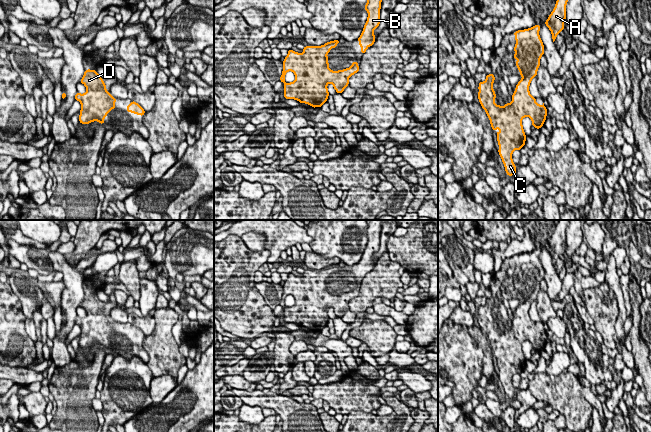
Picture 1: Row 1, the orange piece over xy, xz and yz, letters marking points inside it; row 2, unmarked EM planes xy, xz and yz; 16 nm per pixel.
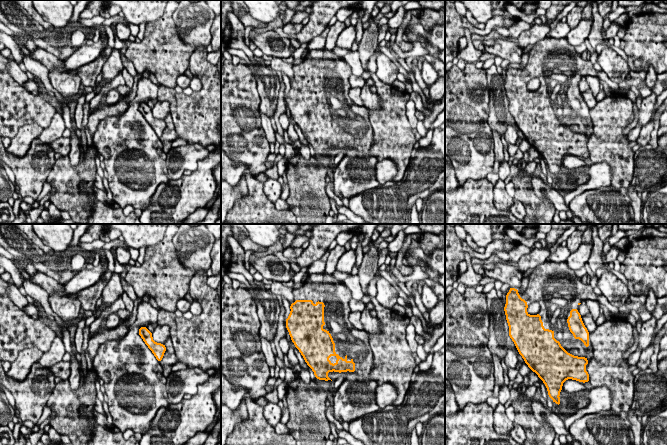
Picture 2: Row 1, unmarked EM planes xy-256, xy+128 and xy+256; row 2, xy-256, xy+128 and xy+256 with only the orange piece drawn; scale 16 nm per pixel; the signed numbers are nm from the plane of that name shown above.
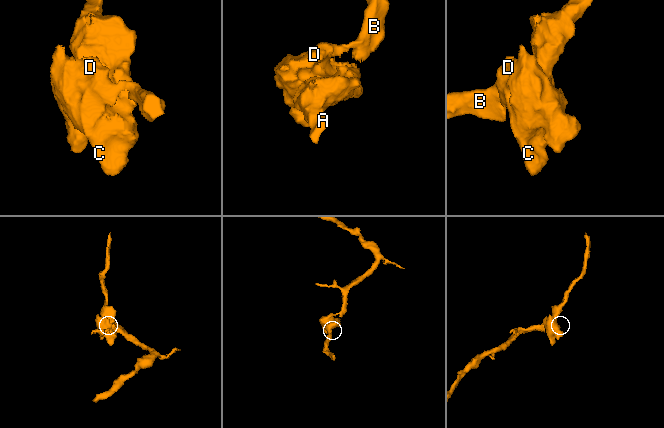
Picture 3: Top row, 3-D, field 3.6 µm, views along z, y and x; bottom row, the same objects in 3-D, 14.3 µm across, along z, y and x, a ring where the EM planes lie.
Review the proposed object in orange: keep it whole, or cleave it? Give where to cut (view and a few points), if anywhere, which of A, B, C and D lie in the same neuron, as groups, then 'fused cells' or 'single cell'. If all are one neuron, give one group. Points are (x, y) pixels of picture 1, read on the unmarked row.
cut none; groups A B C D; single cell

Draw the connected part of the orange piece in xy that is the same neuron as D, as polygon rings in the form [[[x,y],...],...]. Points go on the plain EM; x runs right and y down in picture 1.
[[[85,294],[80,307],[83,307],[87,313],[84,318],[76,317],[75,324],[81,327],[79,346],[89,348],[98,345],[104,348],[104,342],[113,333],[116,322],[112,321],[110,316],[106,315],[104,303],[95,294]]]

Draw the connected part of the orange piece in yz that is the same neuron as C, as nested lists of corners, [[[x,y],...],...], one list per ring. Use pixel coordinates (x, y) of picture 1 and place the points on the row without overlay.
[[[540,249],[514,256],[516,269],[513,282],[517,283],[517,294],[523,302],[518,306],[512,319],[512,326],[504,330],[495,328],[496,318],[493,314],[495,301],[493,297],[486,299],[484,306],[479,306],[478,323],[489,341],[492,355],[496,356],[499,368],[499,379],[503,385],[506,398],[515,399],[516,390],[512,384],[514,374],[521,374],[525,369],[526,359],[522,343],[528,340],[532,349],[540,353],[546,344],[547,333],[544,327],[537,328],[529,316],[531,304],[537,299],[540,282],[544,279],[544,269],[539,260]]]

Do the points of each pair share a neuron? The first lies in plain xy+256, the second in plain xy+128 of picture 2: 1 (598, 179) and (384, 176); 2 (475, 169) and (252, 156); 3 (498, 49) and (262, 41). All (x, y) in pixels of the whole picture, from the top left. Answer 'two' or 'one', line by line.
1: one
2: one
3: one

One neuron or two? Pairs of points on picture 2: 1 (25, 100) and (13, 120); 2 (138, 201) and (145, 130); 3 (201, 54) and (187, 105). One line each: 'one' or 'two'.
1: one
2: one
3: one

